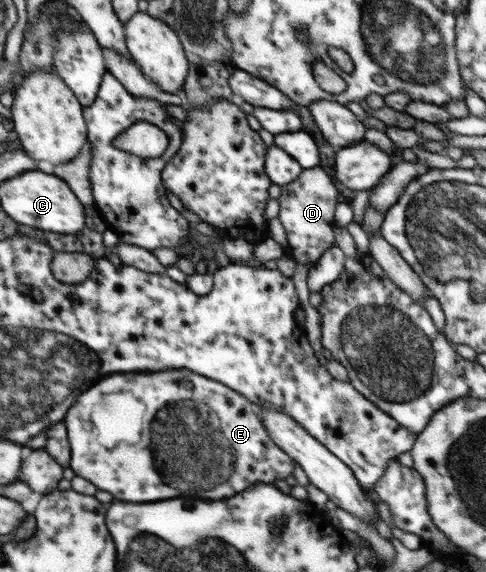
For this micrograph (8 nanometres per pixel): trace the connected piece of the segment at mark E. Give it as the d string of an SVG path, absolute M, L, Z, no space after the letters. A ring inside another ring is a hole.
M188 368L166 369L162 373L158 373L158 371L138 373L136 377L130 377L130 375L134 375L134 373L110 375L95 383L94 387L90 387L84 395L76 400L76 403L65 415L62 422L67 427L68 441L70 449L72 449L70 451L70 455L72 455L70 468L73 471L76 469L74 473L78 477L88 479L98 489L112 493L120 501L146 503L146 501L172 499L172 497L180 495L180 491L194 491L194 489L204 489L204 495L208 495L208 499L226 499L226 497L242 493L244 489L248 489L252 485L258 483L274 485L277 479L285 480L288 476L290 477L290 474L293 475L296 463L270 439L261 418L256 415L257 404L248 401L237 391L219 381L194 373ZM150 449L154 453L154 465L160 467L160 475L150 465L152 463Z

